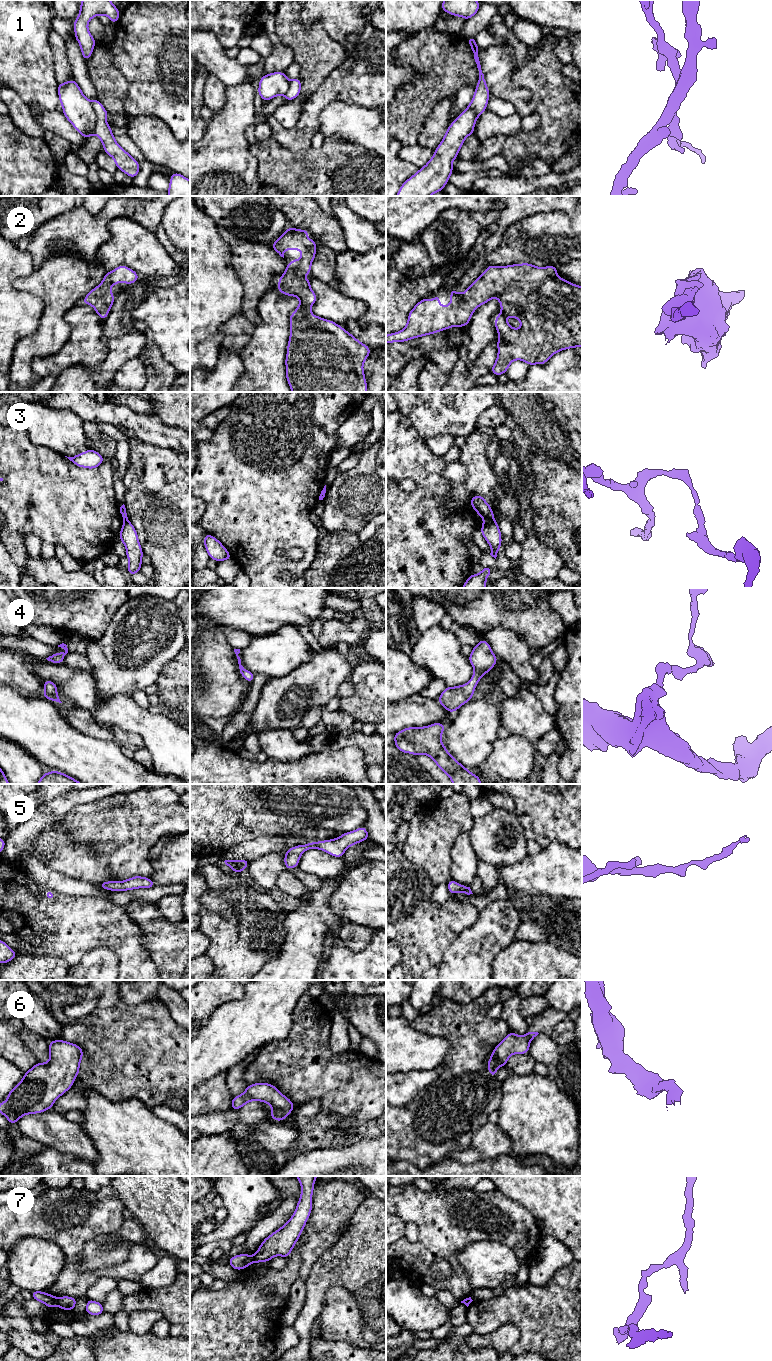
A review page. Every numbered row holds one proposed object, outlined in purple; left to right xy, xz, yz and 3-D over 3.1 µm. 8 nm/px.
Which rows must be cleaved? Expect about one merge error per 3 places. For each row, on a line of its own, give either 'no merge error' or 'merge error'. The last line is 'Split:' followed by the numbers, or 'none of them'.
1: merge error
2: no merge error
3: merge error
4: no merge error
5: no merge error
6: no merge error
7: merge error
Split: 1, 3, 7

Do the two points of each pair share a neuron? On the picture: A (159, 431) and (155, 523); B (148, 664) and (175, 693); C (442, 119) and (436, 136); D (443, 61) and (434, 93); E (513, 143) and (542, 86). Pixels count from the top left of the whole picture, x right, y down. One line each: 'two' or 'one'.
A: two
B: two
C: one
D: one
E: one

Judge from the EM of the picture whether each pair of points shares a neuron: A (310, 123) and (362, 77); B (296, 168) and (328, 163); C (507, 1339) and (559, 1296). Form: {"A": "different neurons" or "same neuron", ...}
{"A": "same neuron", "B": "same neuron", "C": "different neurons"}

